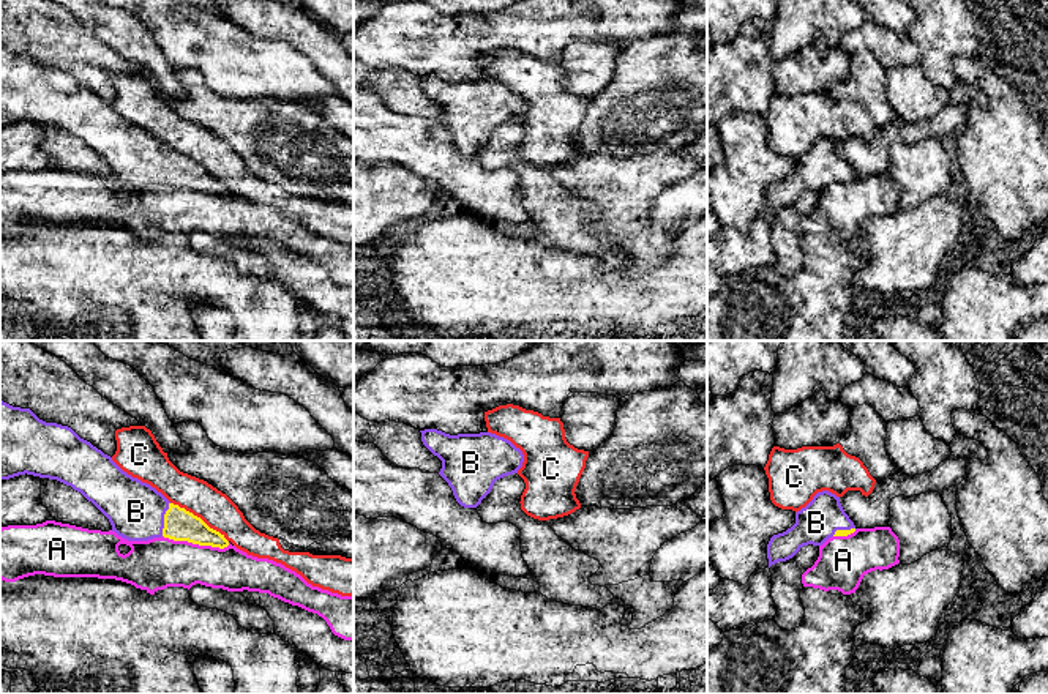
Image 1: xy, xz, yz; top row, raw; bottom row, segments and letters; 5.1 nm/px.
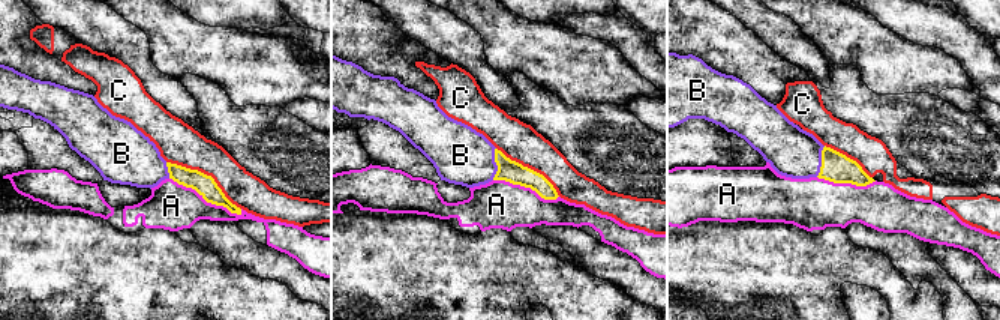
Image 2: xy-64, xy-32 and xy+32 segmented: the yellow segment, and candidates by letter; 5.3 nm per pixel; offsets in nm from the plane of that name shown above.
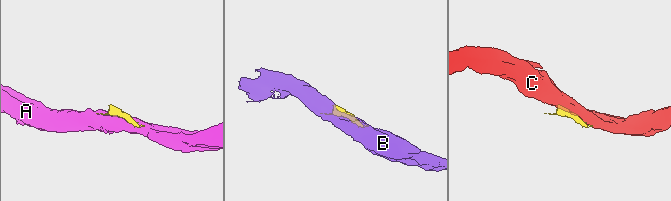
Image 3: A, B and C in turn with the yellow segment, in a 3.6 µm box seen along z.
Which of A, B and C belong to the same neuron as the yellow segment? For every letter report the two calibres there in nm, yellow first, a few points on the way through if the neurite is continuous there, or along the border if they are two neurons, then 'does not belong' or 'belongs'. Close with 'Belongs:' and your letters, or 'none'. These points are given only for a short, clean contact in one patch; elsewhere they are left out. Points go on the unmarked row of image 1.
A: 160 nm thick on the yellow side, 260 nm on the other; does not belong
B: 160 nm thick on the yellow side, 280 nm on the other; belongs
C: 160 nm thick on the yellow side, 180 nm on the other; does not belong
Belongs: B

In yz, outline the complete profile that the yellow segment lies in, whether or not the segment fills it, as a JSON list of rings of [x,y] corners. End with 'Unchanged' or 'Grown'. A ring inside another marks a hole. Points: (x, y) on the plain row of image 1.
[[[829,137],[818,139],[805,155],[795,159],[795,170],[791,175],[770,185],[769,215],[792,205],[803,192],[822,192],[832,183],[848,183],[855,177],[840,144]]]. Grown

